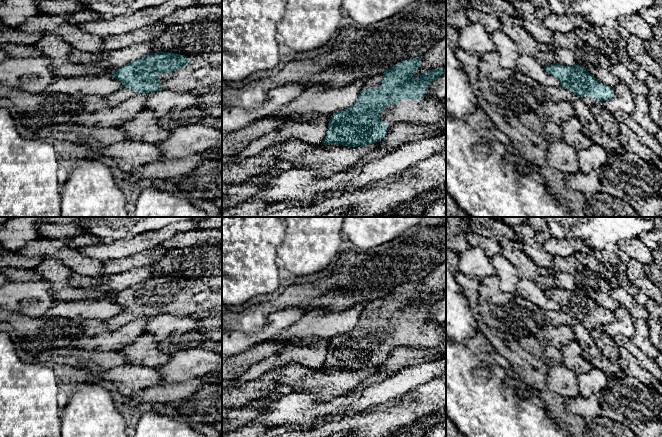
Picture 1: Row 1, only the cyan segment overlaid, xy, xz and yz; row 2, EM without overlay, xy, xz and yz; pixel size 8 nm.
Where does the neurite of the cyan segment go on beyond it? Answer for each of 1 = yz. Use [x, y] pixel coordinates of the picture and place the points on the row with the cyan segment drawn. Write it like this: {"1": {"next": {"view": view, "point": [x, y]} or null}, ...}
{"1": {"next": {"view": "yz", "point": [557, 94]}}}

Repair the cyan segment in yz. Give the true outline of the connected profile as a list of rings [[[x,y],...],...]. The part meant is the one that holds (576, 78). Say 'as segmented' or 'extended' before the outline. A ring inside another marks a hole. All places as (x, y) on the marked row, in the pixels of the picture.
extended | [[[559,63],[543,66],[560,81],[559,87],[545,87],[546,97],[554,102],[583,102],[588,108],[614,96],[613,88],[598,81],[583,65],[564,66]]]

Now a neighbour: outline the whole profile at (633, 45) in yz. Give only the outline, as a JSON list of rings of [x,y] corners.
[[[630,35],[628,39],[623,42],[625,50],[634,62],[644,69],[649,75],[658,80],[662,80],[662,67],[659,63],[646,51],[642,39],[635,35]]]

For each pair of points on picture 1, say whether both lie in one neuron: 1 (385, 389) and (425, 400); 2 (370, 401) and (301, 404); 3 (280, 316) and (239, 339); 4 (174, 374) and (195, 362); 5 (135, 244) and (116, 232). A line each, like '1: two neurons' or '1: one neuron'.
1: two neurons
2: one neuron
3: one neuron
4: one neuron
5: two neurons

